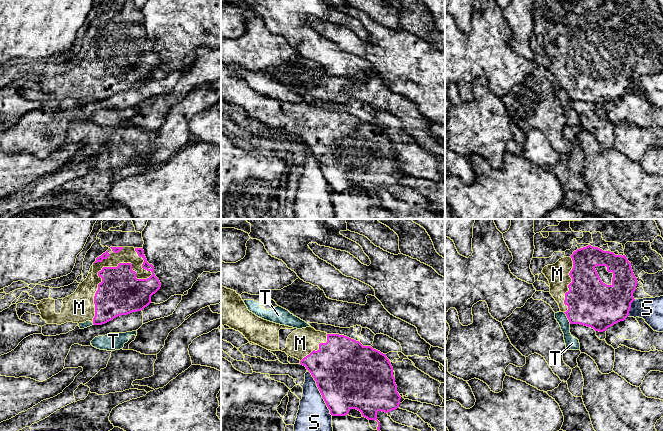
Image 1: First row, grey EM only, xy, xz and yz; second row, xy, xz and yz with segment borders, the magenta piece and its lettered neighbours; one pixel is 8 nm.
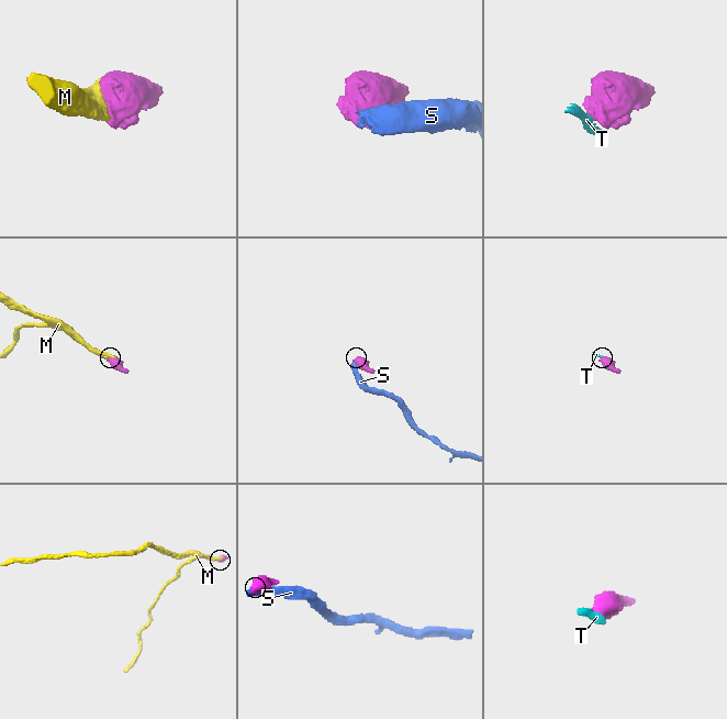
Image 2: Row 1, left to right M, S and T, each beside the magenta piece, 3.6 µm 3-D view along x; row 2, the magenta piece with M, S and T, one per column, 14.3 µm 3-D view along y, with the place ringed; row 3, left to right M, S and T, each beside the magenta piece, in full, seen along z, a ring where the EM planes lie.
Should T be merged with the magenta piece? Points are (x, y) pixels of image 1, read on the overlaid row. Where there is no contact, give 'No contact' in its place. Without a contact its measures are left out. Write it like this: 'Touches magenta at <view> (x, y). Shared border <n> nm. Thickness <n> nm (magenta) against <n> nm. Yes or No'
Touches magenta at yz (567, 317). Shared border 110 nm. Thickness 380 nm (magenta) against 110 nm. No

